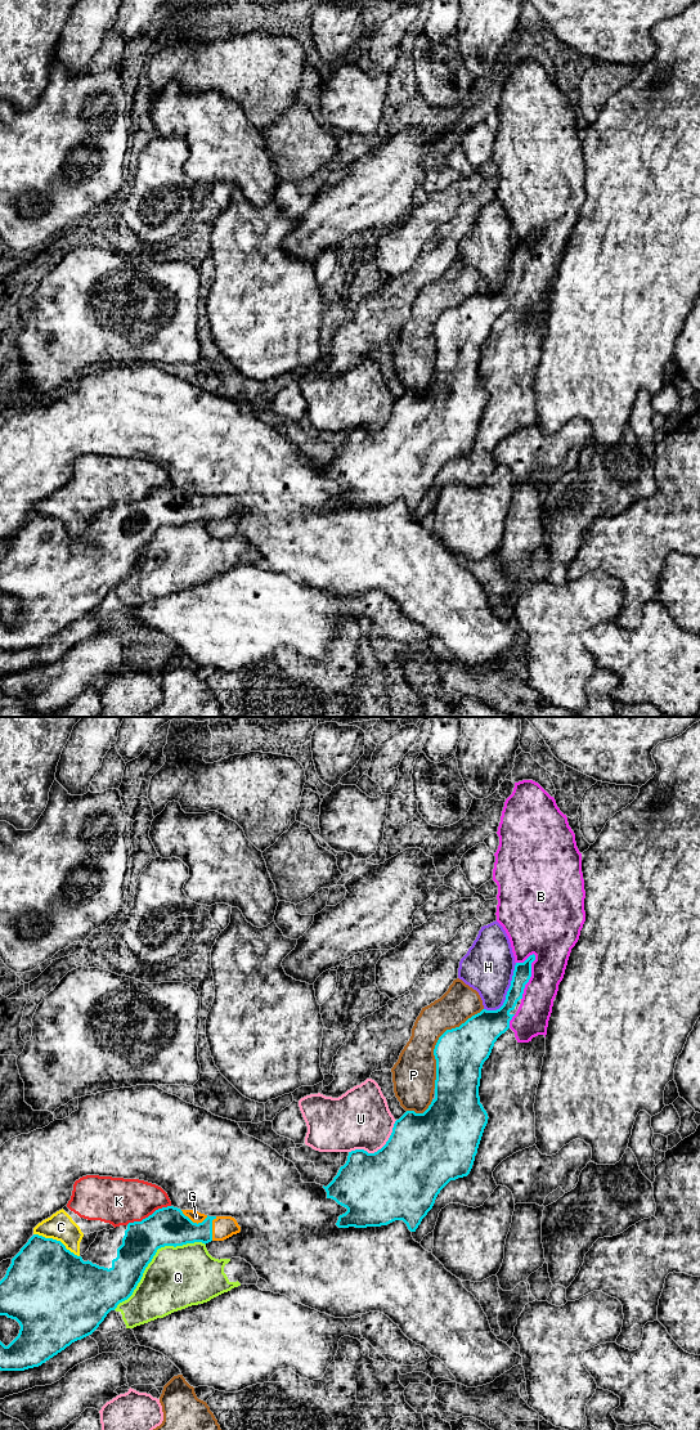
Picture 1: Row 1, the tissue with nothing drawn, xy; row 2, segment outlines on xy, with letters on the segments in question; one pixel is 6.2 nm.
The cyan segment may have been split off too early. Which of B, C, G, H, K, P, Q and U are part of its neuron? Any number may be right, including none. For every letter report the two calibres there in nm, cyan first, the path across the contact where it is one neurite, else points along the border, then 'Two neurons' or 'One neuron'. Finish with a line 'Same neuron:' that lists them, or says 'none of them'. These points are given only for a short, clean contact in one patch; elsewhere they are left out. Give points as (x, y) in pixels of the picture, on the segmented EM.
B: Thickness 110 nm (cyan) against 260 nm. Two neurons
C: Thickness 460 nm (cyan) against 170 nm. Boundary: xy (34, 1233), (58, 1240), (79, 1256). Two neurons
G: Thickness 240 nm (cyan) against 70 nm. One neuron
H: Thickness 200 nm (cyan) against 320 nm. Two neurons
K: Thickness 240 nm (cyan) against 300 nm. Two neurons
P: Thickness 320 nm (cyan) against 260 nm. Two neurons
Q: Thickness 240 nm (cyan) against 380 nm. Two neurons
U: Thickness 480 nm (cyan) against 380 nm. Two neurons
Same neuron: G

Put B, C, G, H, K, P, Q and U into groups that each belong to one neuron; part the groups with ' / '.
B / C K / G / H / P / Q / U

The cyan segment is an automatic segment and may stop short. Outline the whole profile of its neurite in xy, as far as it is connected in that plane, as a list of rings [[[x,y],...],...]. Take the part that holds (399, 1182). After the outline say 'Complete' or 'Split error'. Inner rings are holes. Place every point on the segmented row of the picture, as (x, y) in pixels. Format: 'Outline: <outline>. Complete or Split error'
Outline: [[[533,954],[524,963],[516,963],[511,986],[499,1009],[483,1009],[439,1037],[434,1049],[435,1098],[428,1108],[423,1113],[407,1111],[395,1121],[389,1140],[377,1152],[349,1152],[346,1164],[327,1187],[323,1185],[327,1198],[347,1209],[338,1216],[338,1228],[381,1227],[403,1220],[410,1232],[416,1232],[440,1191],[450,1180],[470,1174],[489,1119],[479,1097],[481,1068],[497,1039],[510,1028],[510,1021],[515,1016],[510,1012],[522,999],[534,960]]]. Complete

